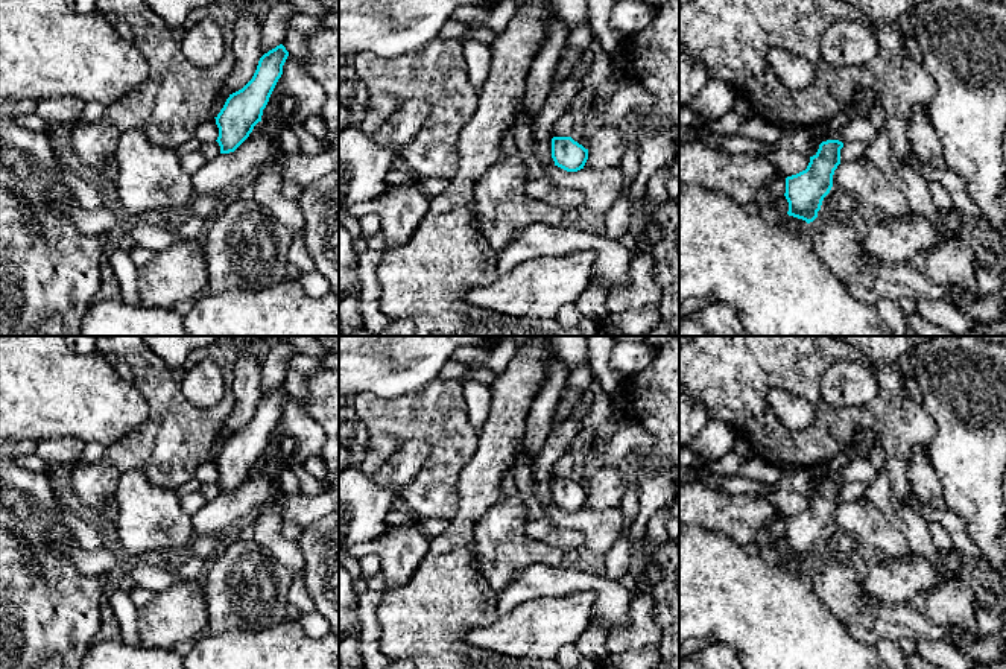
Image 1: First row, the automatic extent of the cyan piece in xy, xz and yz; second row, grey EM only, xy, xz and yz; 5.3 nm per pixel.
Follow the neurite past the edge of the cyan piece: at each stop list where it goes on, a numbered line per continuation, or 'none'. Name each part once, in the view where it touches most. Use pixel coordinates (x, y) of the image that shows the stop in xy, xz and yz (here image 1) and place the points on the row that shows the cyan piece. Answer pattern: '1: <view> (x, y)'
none

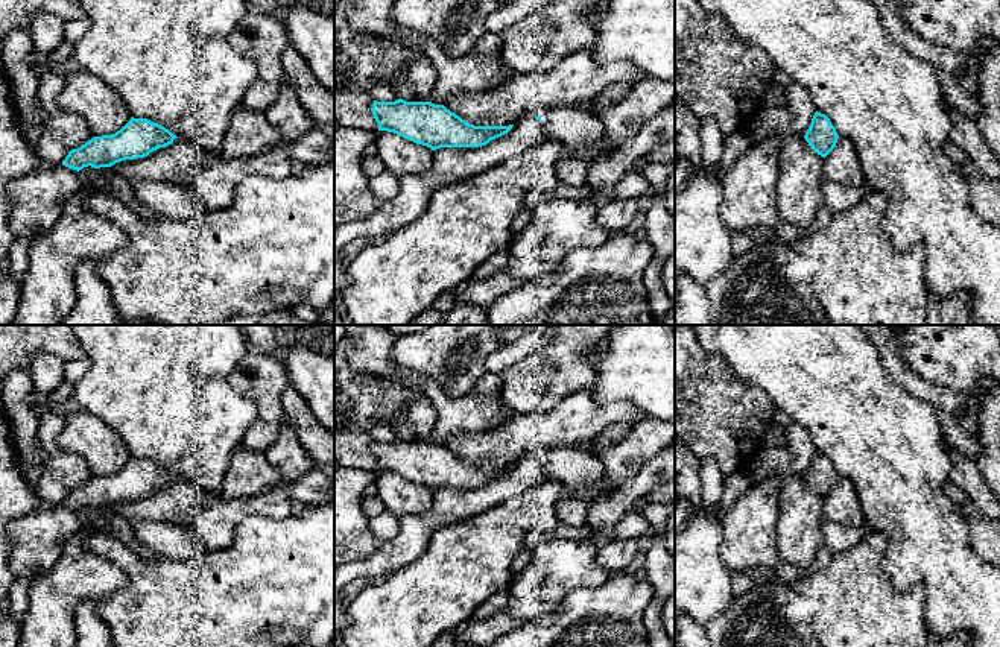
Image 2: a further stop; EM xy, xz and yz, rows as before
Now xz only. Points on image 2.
1: xz (579, 131)

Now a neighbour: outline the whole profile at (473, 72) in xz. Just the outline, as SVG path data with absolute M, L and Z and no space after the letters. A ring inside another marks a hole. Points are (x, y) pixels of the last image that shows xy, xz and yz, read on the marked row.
M397 23L394 26L403 38L415 41L433 65L436 82L429 102L435 105L444 105L454 93L492 90L506 79L500 55L470 52L460 58L451 58L430 36L413 29L401 27Z

